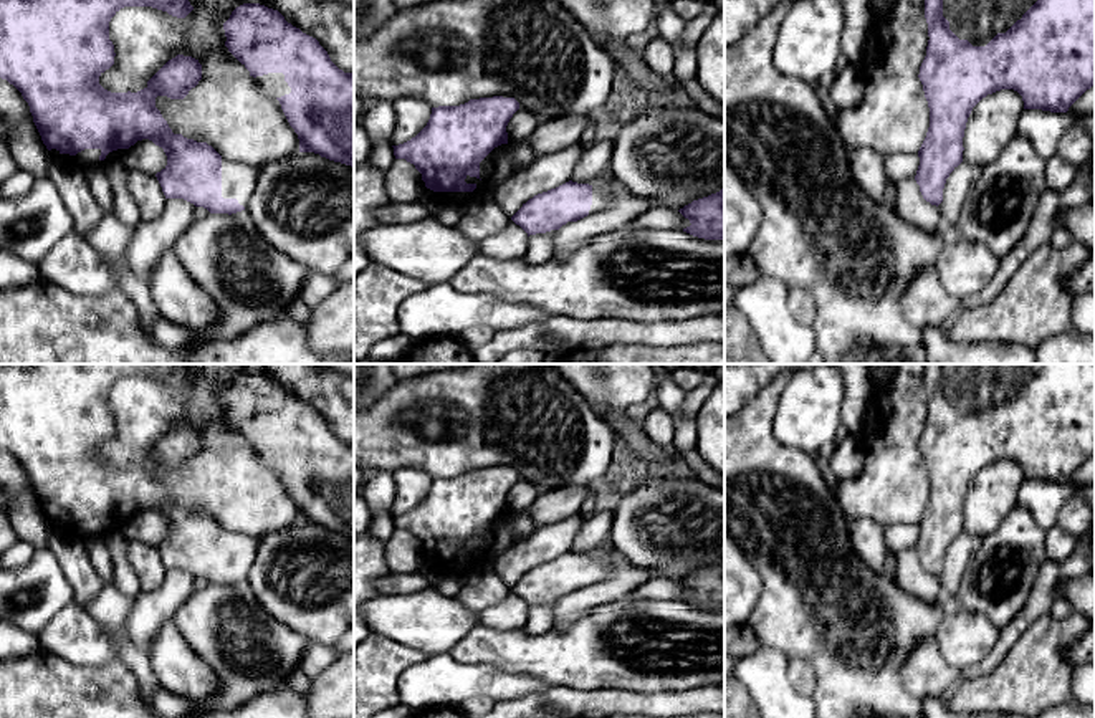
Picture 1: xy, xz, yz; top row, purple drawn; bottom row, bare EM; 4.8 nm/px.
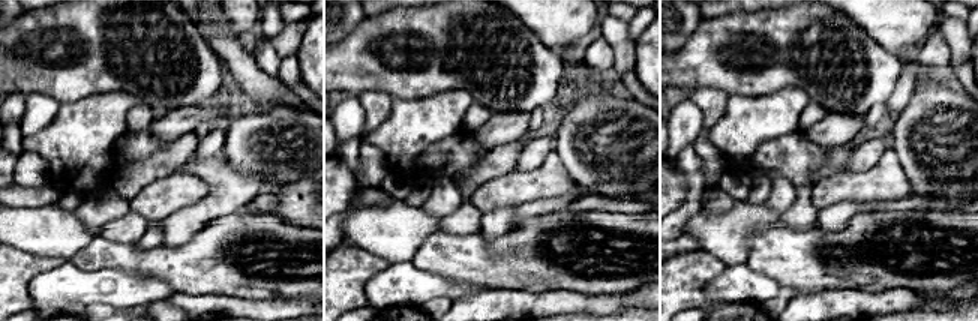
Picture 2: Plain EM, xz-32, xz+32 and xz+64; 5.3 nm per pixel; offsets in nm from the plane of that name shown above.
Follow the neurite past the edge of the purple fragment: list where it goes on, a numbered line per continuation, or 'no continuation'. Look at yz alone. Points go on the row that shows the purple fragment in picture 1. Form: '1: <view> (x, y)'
1: yz (978, 22)

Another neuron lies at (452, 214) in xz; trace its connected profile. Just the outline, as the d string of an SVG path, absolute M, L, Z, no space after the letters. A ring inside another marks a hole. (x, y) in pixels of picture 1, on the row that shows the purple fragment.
M447 205L447 208L435 215L435 218L443 225L457 225L460 218L468 212L470 205Z

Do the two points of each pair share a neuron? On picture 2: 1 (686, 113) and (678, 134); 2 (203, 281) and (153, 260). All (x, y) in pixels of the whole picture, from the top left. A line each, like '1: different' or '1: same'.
1: same
2: same

